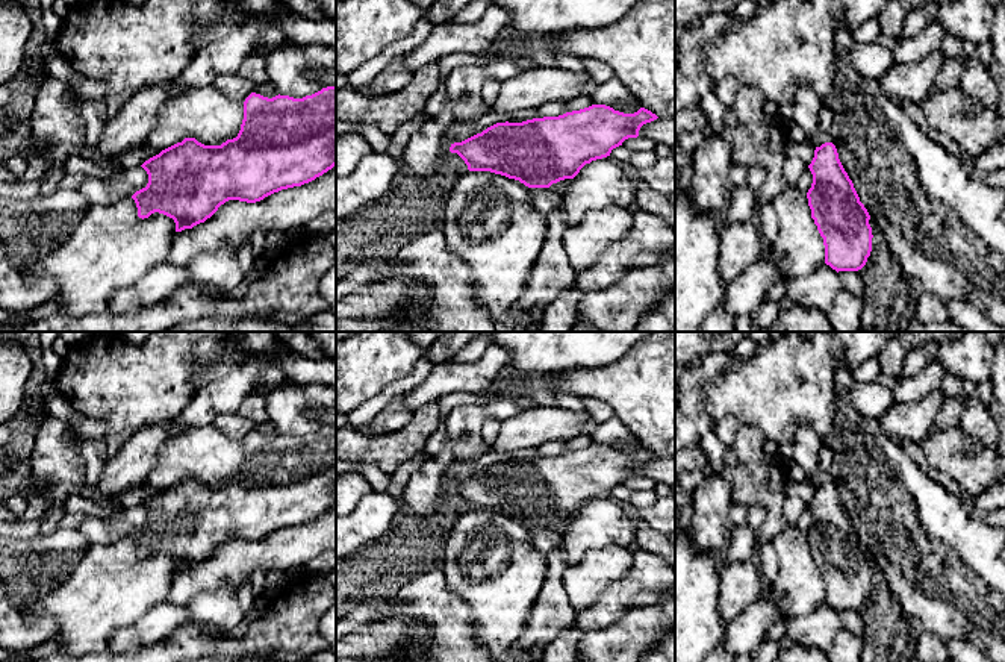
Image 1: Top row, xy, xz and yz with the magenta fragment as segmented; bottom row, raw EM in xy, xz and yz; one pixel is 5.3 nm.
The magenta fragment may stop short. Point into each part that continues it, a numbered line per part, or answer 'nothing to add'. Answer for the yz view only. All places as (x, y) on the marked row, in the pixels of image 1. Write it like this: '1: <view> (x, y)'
1: yz (804, 182)

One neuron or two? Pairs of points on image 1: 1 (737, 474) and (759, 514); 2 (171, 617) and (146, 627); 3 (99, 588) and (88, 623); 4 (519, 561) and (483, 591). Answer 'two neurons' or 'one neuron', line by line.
1: two neurons
2: one neuron
3: one neuron
4: one neuron

